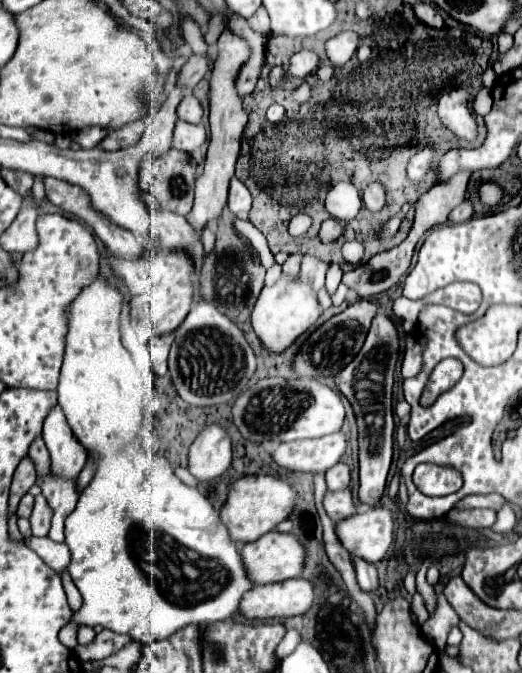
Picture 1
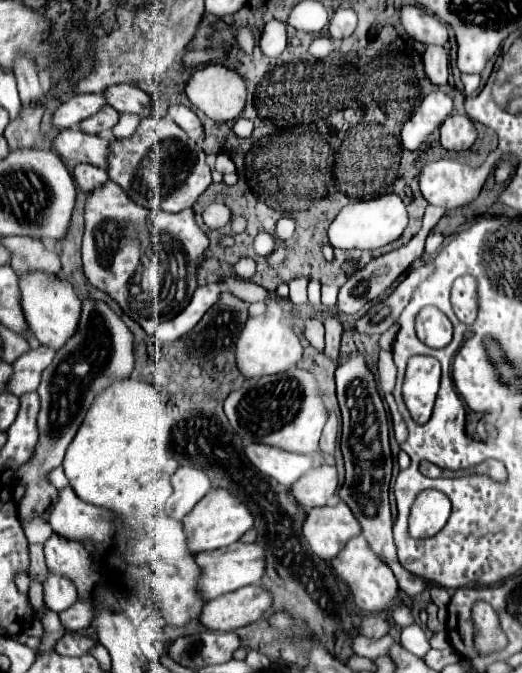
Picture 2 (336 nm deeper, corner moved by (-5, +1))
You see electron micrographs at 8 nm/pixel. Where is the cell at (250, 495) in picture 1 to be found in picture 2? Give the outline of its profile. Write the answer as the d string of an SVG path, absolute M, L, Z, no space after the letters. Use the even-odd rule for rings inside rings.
M213 489L209 491L191 513L183 517L183 531L187 535L187 547L189 551L207 551L207 549L221 549L231 543L235 543L247 529L253 527L253 515L241 501L237 501L229 491L225 489Z

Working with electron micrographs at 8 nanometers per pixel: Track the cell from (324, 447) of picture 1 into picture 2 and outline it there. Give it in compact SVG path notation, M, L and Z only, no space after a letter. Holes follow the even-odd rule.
M251 443L245 445L245 455L249 461L263 473L279 481L281 485L291 485L305 473L305 469L313 467L313 457L301 457L297 453L289 453L271 445Z

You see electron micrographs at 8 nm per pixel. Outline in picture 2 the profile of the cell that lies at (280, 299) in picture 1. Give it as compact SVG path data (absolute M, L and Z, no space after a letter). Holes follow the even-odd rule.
M269 301L267 311L263 315L249 319L235 345L235 363L237 363L239 373L245 379L273 375L273 373L285 373L301 359L301 355L303 355L303 347L293 331L293 327L287 325L285 311L279 301Z

